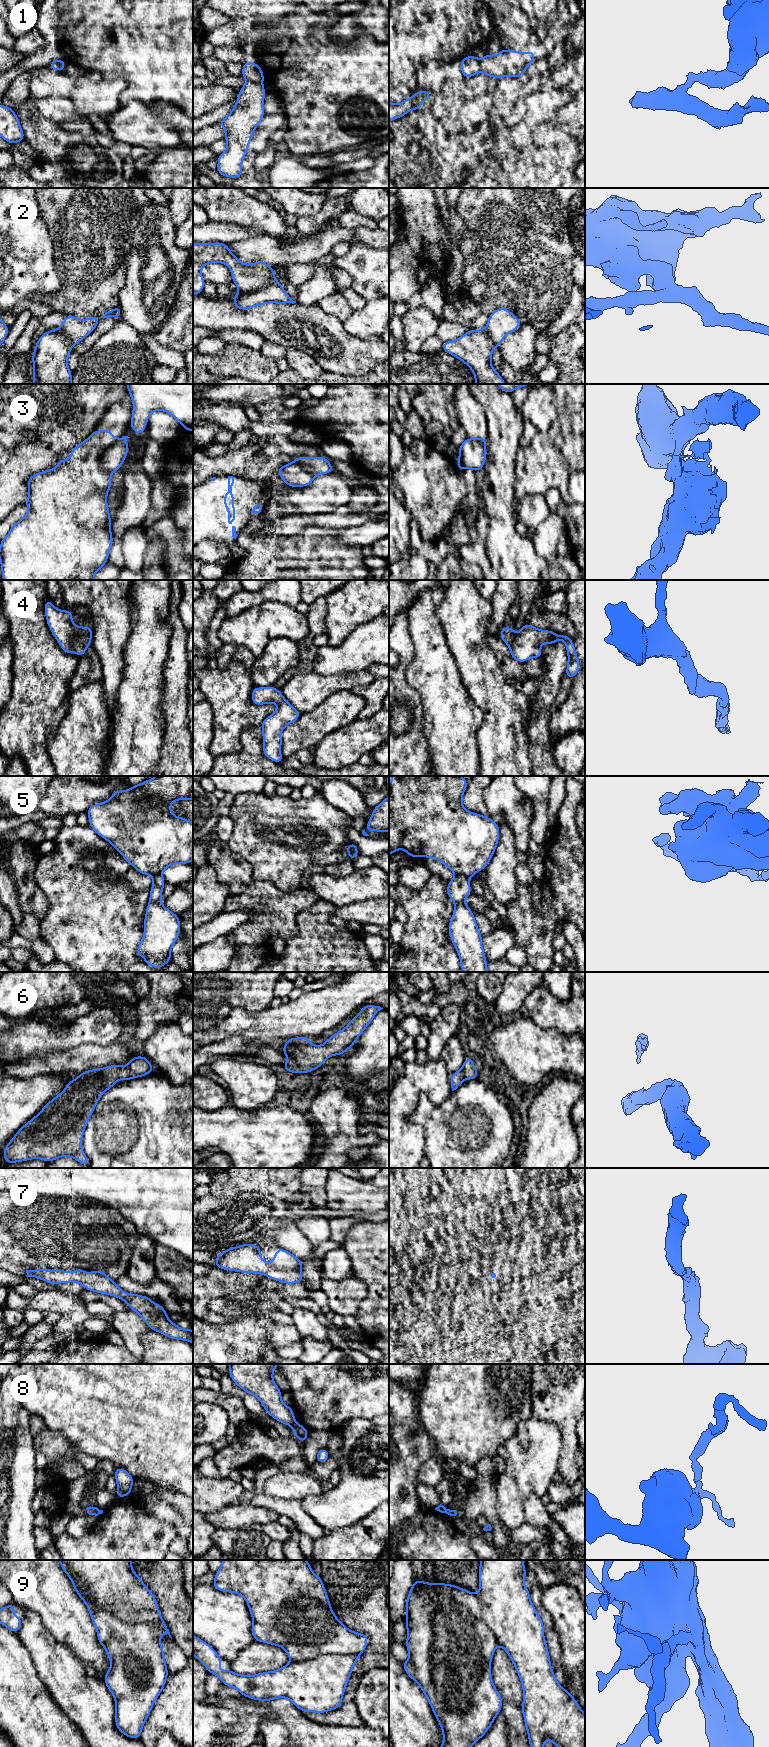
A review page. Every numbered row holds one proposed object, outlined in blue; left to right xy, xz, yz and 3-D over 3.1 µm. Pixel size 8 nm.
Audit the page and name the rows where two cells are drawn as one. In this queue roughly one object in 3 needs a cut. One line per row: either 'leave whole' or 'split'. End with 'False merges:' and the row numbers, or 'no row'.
1: split
2: split
3: split
4: leave whole
5: split
6: leave whole
7: leave whole
8: split
9: leave whole
False merges: 1, 2, 3, 5, 8

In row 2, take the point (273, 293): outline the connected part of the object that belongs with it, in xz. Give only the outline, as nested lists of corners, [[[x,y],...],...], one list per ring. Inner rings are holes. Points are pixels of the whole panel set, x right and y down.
[[[275,280],[264,288],[254,292],[234,295],[232,299],[234,306],[240,310],[248,310],[269,303],[296,303],[296,301],[293,301],[283,289],[282,283]]]

